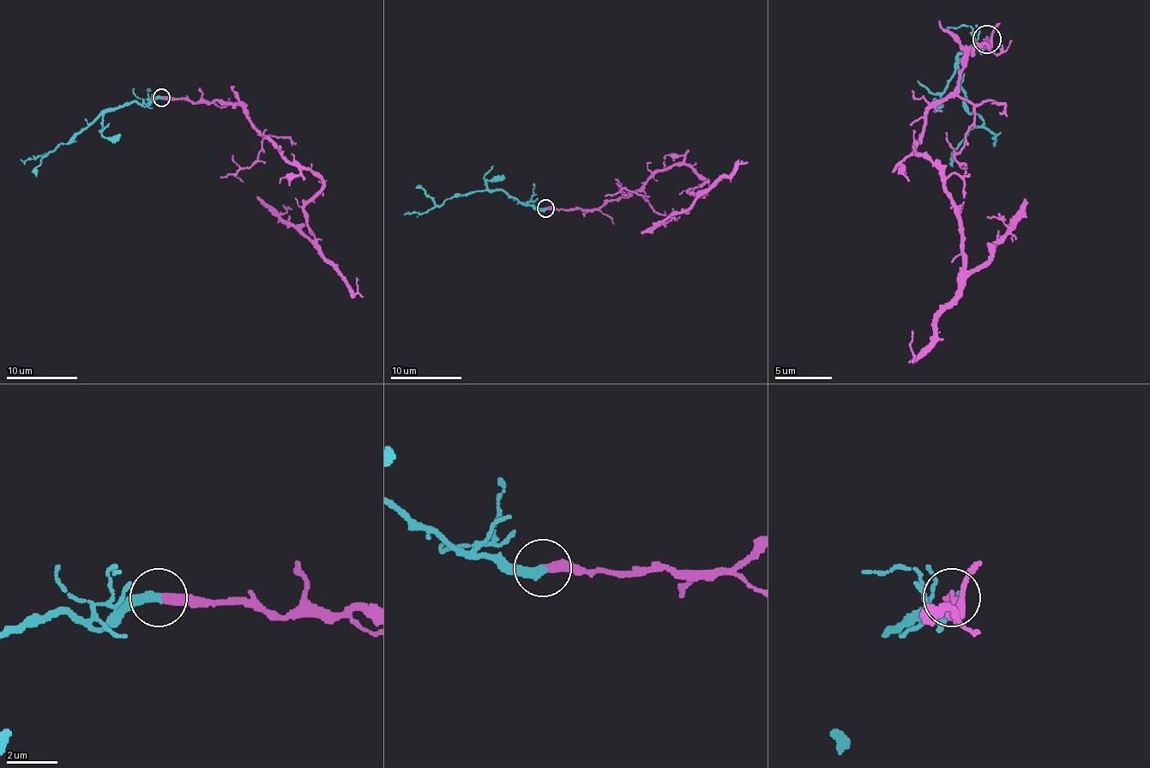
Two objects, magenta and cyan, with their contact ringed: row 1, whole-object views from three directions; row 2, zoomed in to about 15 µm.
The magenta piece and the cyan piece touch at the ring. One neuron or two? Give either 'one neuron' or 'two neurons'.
one neuron

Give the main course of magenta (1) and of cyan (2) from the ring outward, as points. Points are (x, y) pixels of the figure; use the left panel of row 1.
1: (161, 97), (234, 102), (291, 162), (305, 166), (322, 184), (304, 207), (314, 248), (355, 293), (357, 278)
2: (161, 97), (144, 104), (124, 102), (119, 107), (103, 109), (36, 168), (36, 177)

